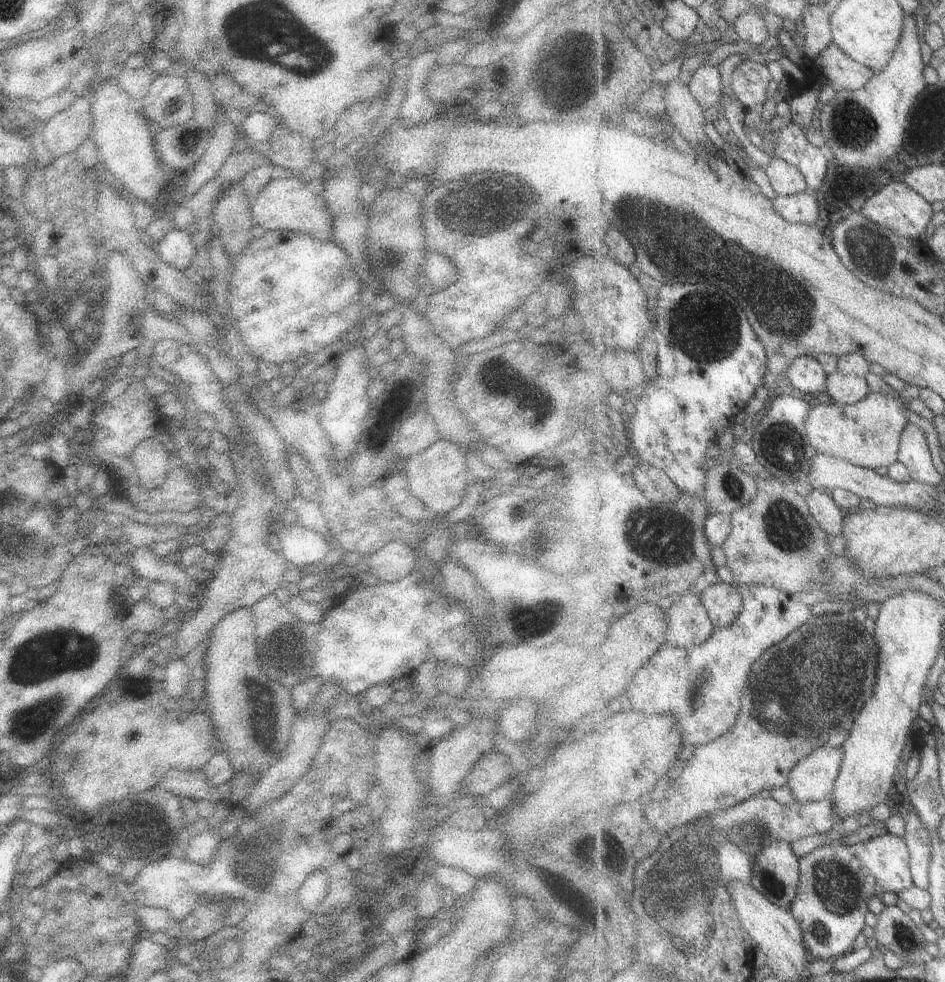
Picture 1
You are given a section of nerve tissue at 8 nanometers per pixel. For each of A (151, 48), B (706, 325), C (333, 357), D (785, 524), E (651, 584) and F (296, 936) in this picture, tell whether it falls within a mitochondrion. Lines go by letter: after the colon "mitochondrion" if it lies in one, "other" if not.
A: other
B: mitochondrion
C: other
D: mitochondrion
E: other
F: other

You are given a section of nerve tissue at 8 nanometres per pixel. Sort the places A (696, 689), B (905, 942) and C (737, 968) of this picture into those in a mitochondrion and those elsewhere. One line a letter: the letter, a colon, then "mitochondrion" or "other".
A: mitochondrion
B: mitochondrion
C: other

